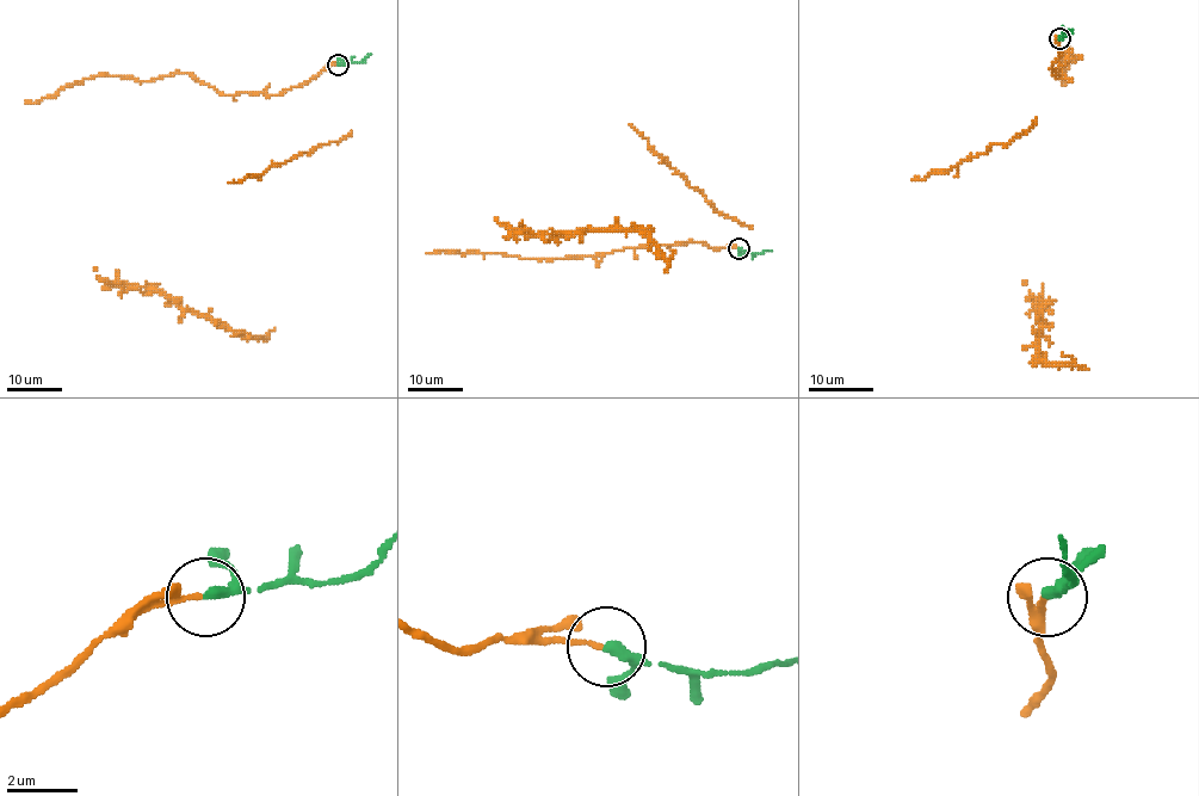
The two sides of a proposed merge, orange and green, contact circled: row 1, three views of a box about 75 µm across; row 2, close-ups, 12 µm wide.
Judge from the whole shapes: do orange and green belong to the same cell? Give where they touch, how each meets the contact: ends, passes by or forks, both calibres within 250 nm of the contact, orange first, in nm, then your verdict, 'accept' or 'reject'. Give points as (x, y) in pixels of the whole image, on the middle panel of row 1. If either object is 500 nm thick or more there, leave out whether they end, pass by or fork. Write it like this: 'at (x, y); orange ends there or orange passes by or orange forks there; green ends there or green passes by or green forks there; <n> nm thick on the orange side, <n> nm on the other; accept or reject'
at (739, 248); orange ends there; green passes by; 140 nm thick on the orange side, 220 nm on the other; reject

